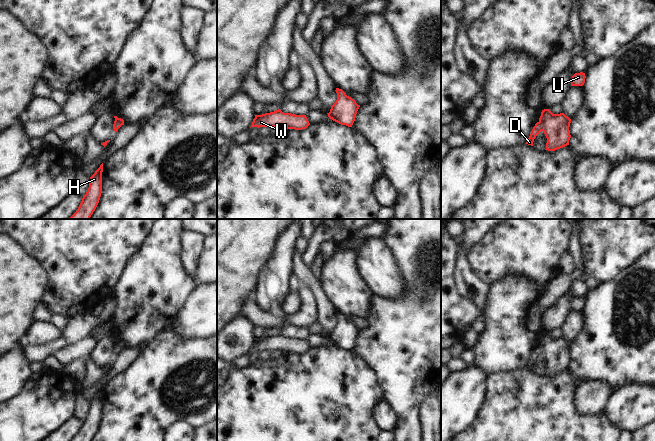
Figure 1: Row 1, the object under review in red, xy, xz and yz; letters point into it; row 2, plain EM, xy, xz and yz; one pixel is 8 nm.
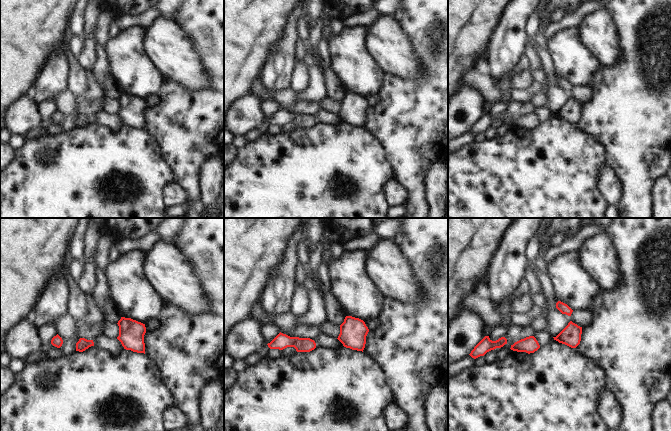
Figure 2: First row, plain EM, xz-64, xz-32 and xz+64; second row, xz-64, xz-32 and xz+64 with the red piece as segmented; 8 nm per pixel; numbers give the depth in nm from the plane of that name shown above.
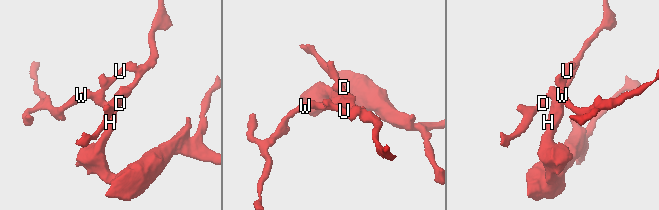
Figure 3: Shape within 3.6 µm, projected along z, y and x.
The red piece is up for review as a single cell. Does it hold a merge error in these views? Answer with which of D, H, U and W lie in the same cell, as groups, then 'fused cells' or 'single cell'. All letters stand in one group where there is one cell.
D H U W | single cell

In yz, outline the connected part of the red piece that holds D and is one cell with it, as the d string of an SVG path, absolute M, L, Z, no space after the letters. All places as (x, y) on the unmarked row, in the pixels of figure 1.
M550 333L541 336L539 345L533 351L526 368L533 370L536 360L543 355L546 362L546 373L555 375L569 369L571 362L569 351L571 343L564 337L553 338Z

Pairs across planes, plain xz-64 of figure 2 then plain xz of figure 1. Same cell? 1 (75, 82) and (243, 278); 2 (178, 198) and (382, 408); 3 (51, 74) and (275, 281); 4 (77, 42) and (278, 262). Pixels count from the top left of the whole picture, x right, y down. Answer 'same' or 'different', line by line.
1: same
2: same
3: same
4: different

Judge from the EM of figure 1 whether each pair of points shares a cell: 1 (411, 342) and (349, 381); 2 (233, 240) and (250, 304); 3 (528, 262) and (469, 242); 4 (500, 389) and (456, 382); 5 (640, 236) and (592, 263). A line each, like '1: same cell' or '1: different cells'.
1: different cells
2: different cells
3: different cells
4: different cells
5: same cell

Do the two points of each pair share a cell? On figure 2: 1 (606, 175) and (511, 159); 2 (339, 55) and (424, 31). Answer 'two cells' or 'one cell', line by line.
1: two cells
2: two cells

